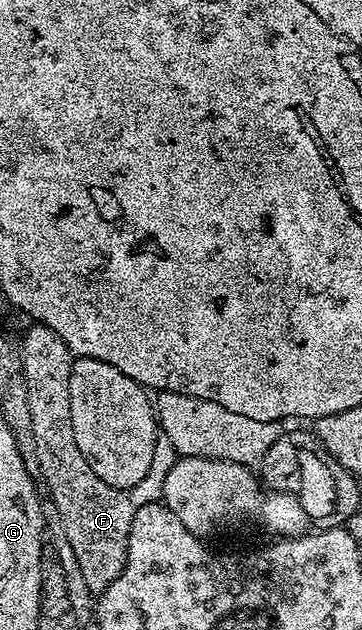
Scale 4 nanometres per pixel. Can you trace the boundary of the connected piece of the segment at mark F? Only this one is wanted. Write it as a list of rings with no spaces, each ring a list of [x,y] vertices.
[[[29,324],[24,338],[18,341],[20,374],[26,383],[26,403],[30,403],[30,431],[34,431],[34,451],[38,451],[38,467],[46,479],[50,504],[58,511],[66,539],[78,558],[82,579],[94,595],[102,594],[126,567],[126,551],[130,539],[130,523],[134,501],[123,489],[106,483],[90,467],[86,455],[78,451],[74,439],[74,423],[70,411],[70,379],[74,355],[70,347],[50,327]]]

